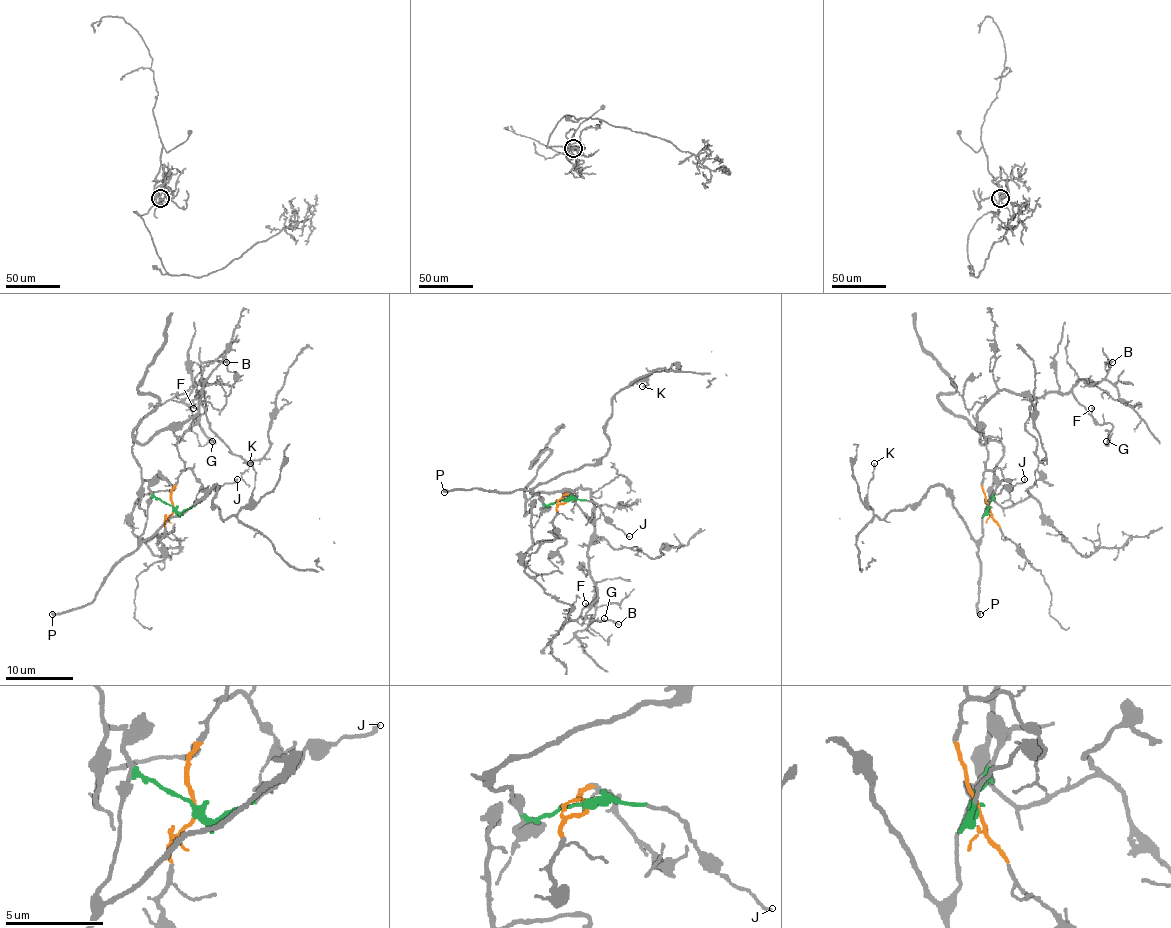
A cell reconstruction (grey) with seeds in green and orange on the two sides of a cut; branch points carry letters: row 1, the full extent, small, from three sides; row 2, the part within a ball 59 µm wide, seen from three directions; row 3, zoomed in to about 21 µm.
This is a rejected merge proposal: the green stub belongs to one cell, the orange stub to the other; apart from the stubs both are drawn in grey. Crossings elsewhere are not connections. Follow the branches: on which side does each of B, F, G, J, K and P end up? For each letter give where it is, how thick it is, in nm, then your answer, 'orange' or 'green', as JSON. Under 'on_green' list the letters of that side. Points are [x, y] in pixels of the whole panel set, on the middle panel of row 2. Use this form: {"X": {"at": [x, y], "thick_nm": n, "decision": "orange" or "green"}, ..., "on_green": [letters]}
{"B": {"at": [618, 624], "thick_nm": 190, "decision": "orange"}, "F": {"at": [585, 603], "thick_nm": 130, "decision": "orange"}, "G": {"at": [604, 618], "thick_nm": 130, "decision": "orange"}, "J": {"at": [629, 536], "thick_nm": 160, "decision": "green"}, "K": {"at": [642, 386], "thick_nm": 160, "decision": "green"}, "P": {"at": [444, 492], "thick_nm": 320, "decision": "green"}, "on_green": ["J", "K", "P"]}

